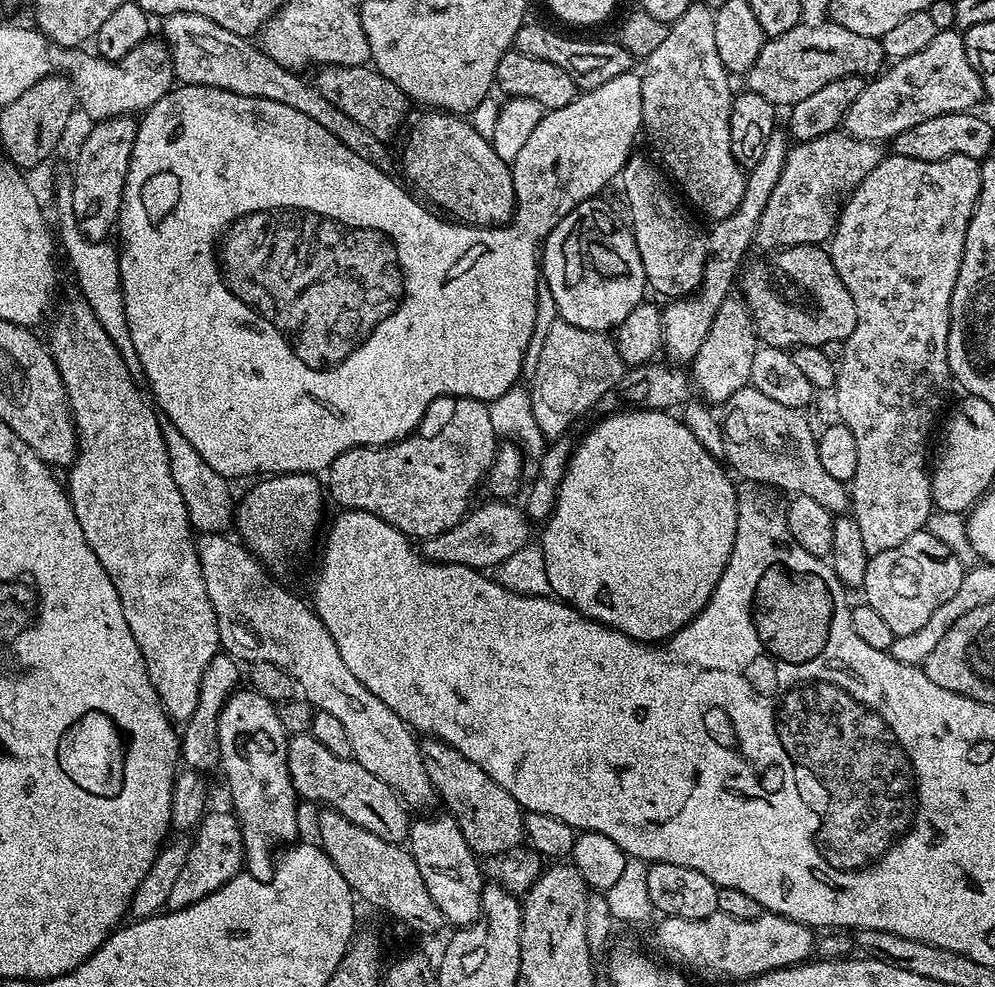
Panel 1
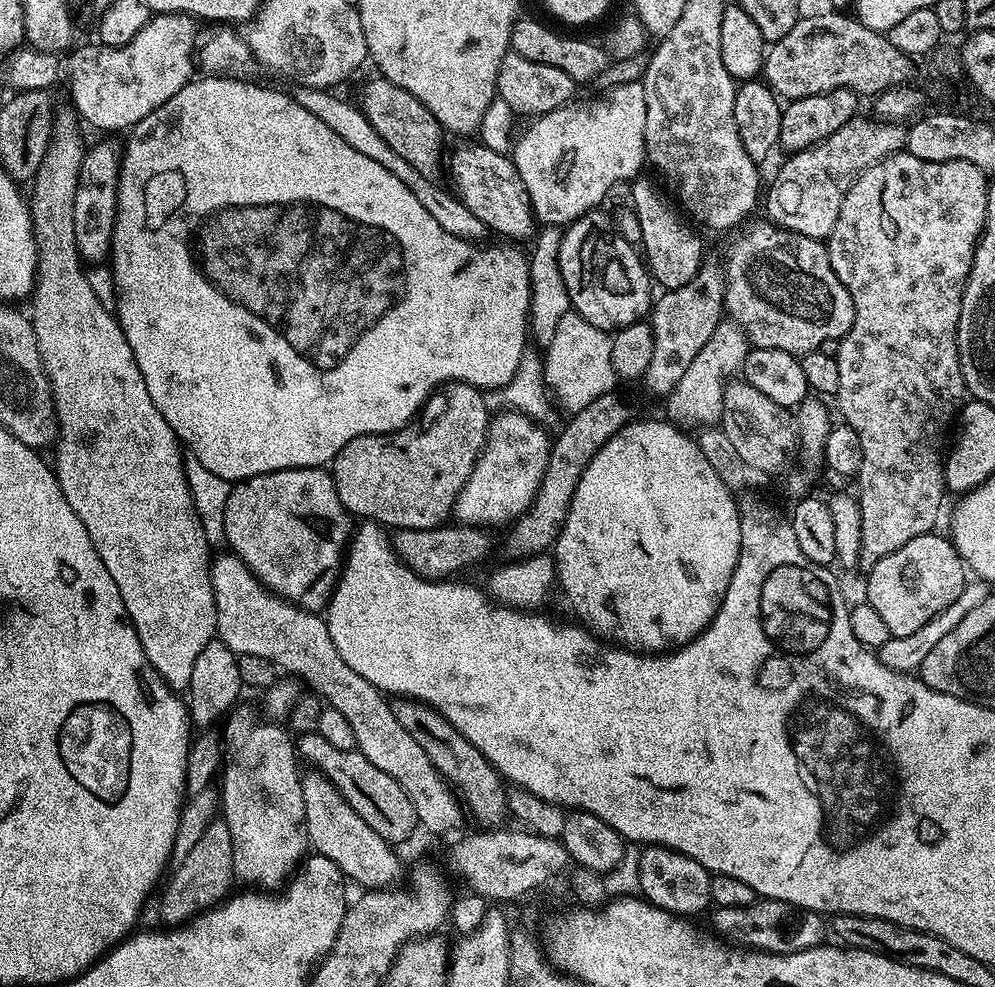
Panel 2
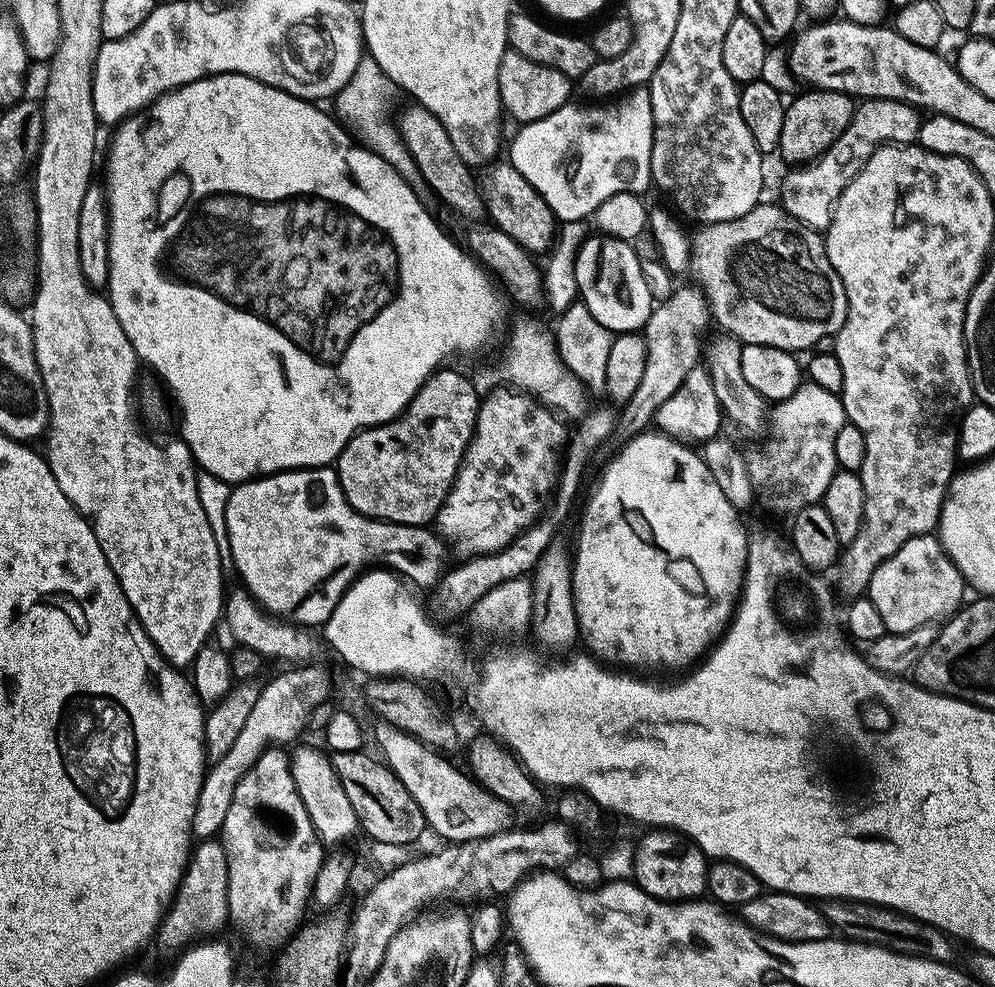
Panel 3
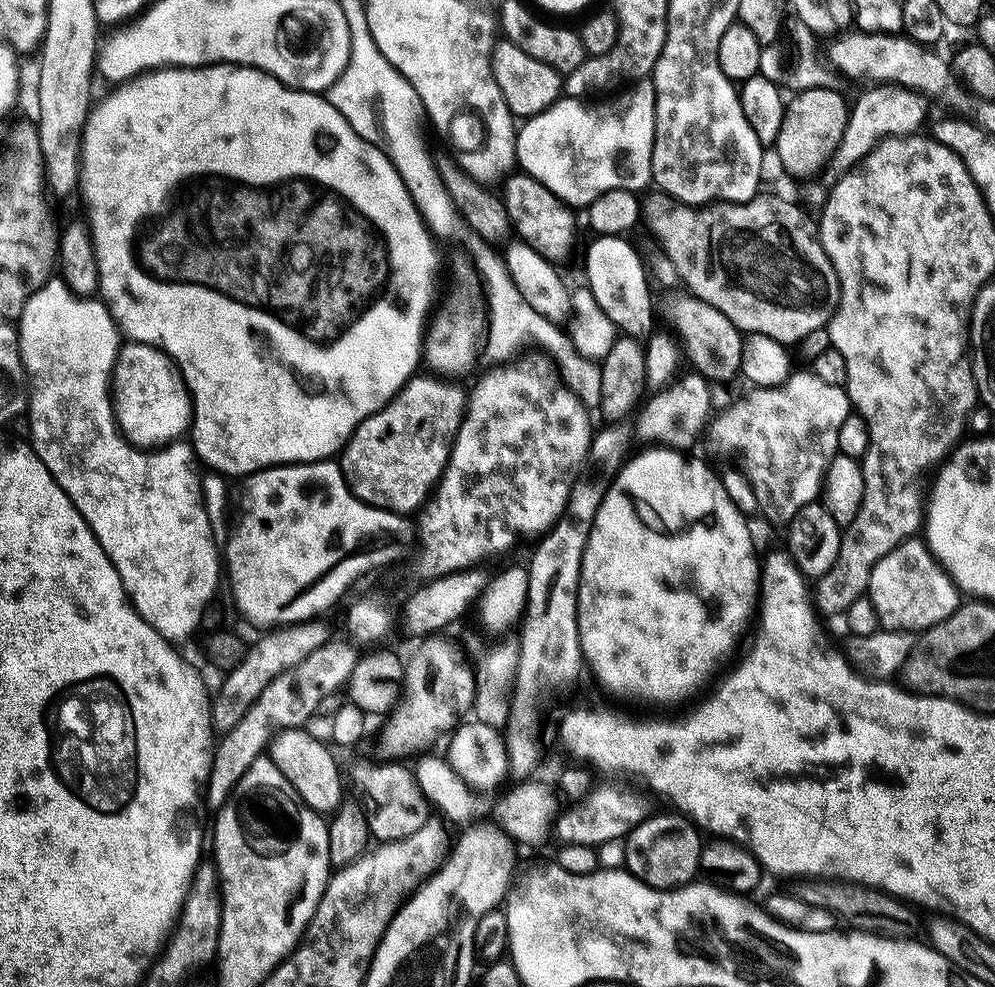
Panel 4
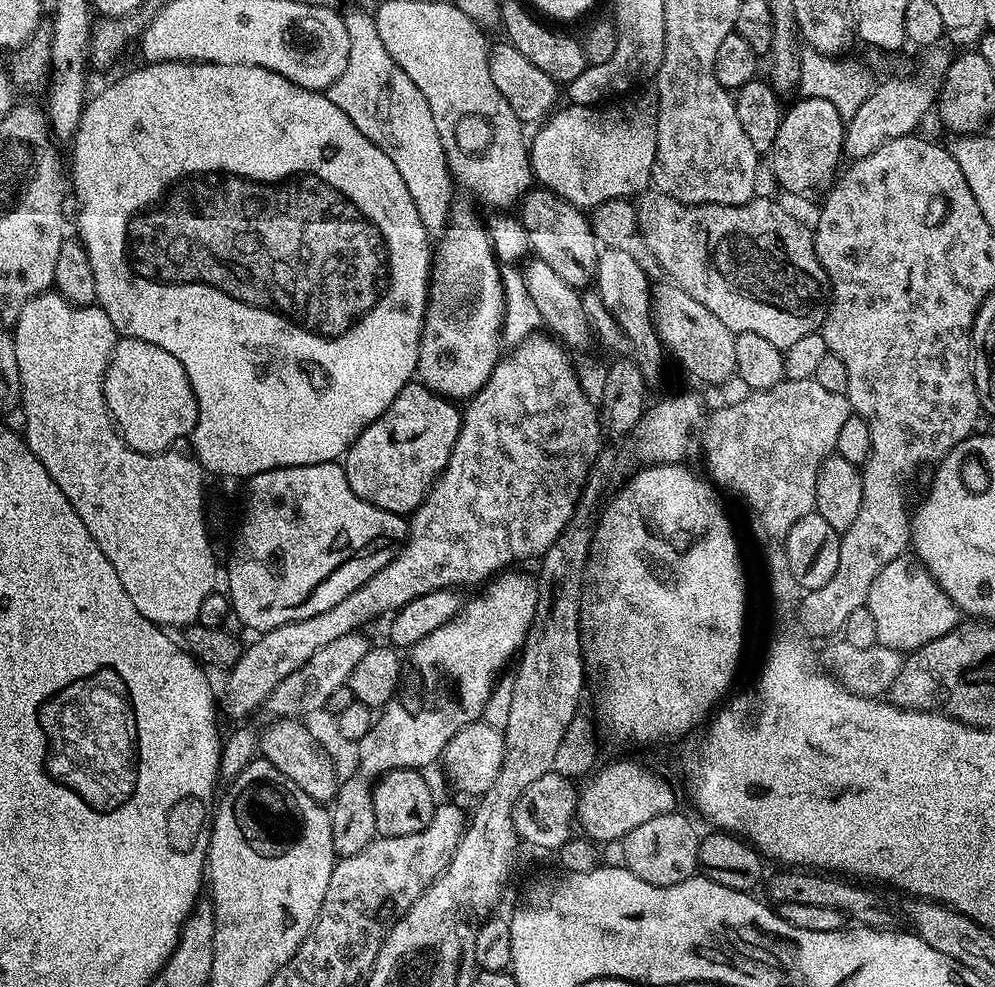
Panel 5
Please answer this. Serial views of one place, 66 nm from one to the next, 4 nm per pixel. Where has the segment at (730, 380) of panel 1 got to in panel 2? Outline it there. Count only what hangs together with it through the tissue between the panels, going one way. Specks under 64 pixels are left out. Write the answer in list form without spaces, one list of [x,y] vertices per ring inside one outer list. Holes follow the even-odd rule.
[[[721,322],[714,330],[714,334],[710,334],[710,342],[706,342],[706,346],[698,350],[698,358],[690,362],[690,370],[682,374],[675,390],[668,393],[667,419],[688,430],[693,430],[692,428],[700,430],[705,426],[719,425],[724,415],[724,385],[729,377],[743,369],[744,359],[749,351],[750,341],[744,335],[744,331],[734,323]],[[731,372],[736,373],[731,374]]]

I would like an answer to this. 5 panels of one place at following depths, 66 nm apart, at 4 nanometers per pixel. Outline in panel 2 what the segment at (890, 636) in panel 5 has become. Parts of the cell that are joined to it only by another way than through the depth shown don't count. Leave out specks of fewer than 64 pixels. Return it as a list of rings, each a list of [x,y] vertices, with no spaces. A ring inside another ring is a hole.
[[[937,534],[919,536],[906,546],[894,550],[894,554],[886,554],[882,562],[867,569],[868,596],[866,602],[878,610],[882,622],[890,629],[892,636],[914,634],[926,622],[930,622],[958,594],[962,594],[966,583],[966,565],[956,552],[951,539],[944,540]]]

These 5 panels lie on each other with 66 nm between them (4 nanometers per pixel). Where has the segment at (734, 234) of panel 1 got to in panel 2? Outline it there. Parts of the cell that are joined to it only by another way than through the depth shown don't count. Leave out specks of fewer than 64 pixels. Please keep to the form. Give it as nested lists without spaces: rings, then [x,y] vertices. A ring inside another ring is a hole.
[[[704,266],[686,286],[665,291],[665,296],[657,304],[655,301],[650,312],[653,357],[650,358],[650,364],[642,377],[642,384],[654,395],[664,398],[675,390],[682,374],[690,370],[690,362],[698,358],[698,350],[702,350],[702,346],[710,342],[710,334],[714,334],[714,330],[722,322],[722,311],[726,306],[725,282],[721,269],[719,272],[716,268]]]

